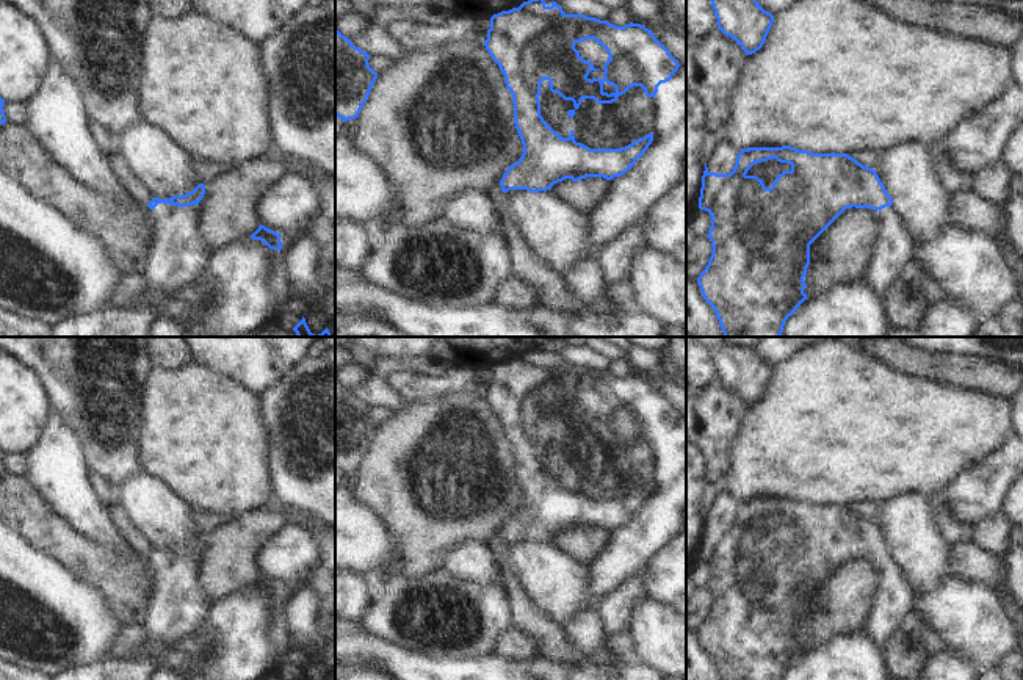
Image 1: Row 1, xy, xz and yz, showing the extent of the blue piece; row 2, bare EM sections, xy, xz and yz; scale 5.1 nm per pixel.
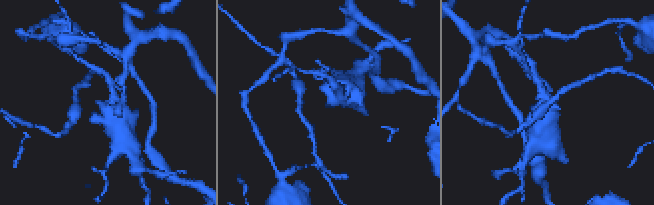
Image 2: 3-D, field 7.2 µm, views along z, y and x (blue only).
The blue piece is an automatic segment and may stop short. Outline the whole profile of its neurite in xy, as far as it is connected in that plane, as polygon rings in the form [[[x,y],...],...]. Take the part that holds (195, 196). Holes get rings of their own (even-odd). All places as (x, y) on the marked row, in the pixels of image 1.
[[[199,183],[193,191],[169,199],[152,197],[147,207],[154,215],[154,238],[141,269],[146,282],[146,296],[132,307],[102,307],[88,313],[77,313],[60,320],[52,326],[52,337],[149,337],[150,321],[160,315],[160,302],[188,285],[205,268],[208,251],[197,230],[199,202],[205,194],[205,185]]]

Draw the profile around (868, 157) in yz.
[[[855,149],[848,152],[849,157],[855,158],[863,166],[871,169],[877,169],[880,165],[880,150],[877,149]]]

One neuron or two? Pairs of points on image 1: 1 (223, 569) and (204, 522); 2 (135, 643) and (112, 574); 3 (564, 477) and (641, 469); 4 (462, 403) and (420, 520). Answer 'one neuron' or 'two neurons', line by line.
1: two neurons
2: two neurons
3: one neuron
4: one neuron

